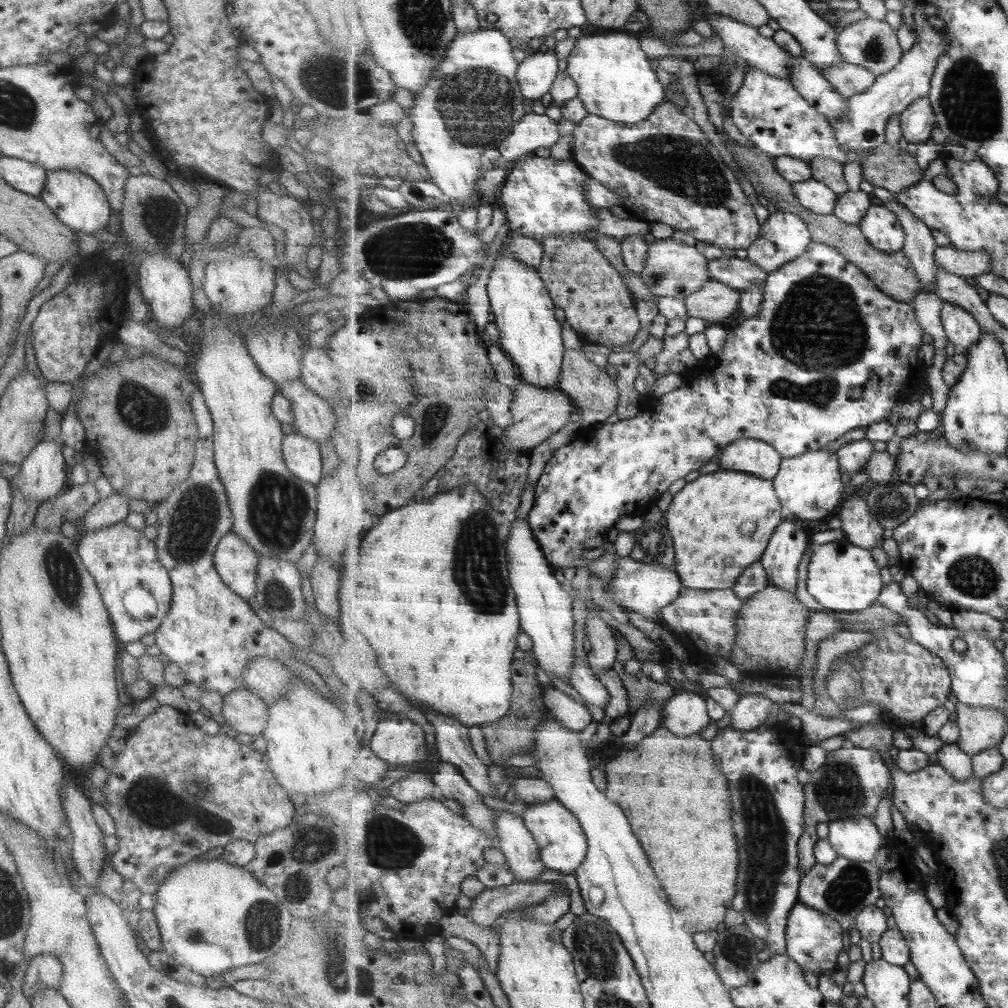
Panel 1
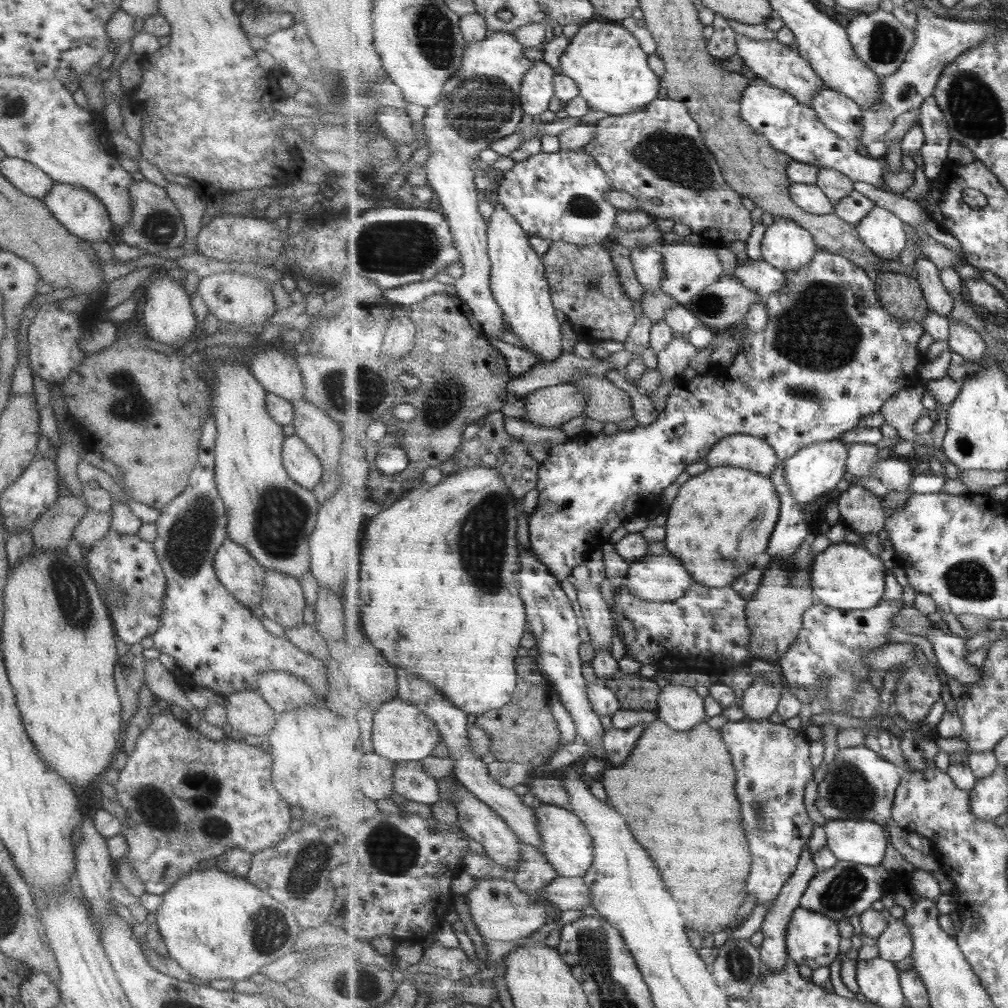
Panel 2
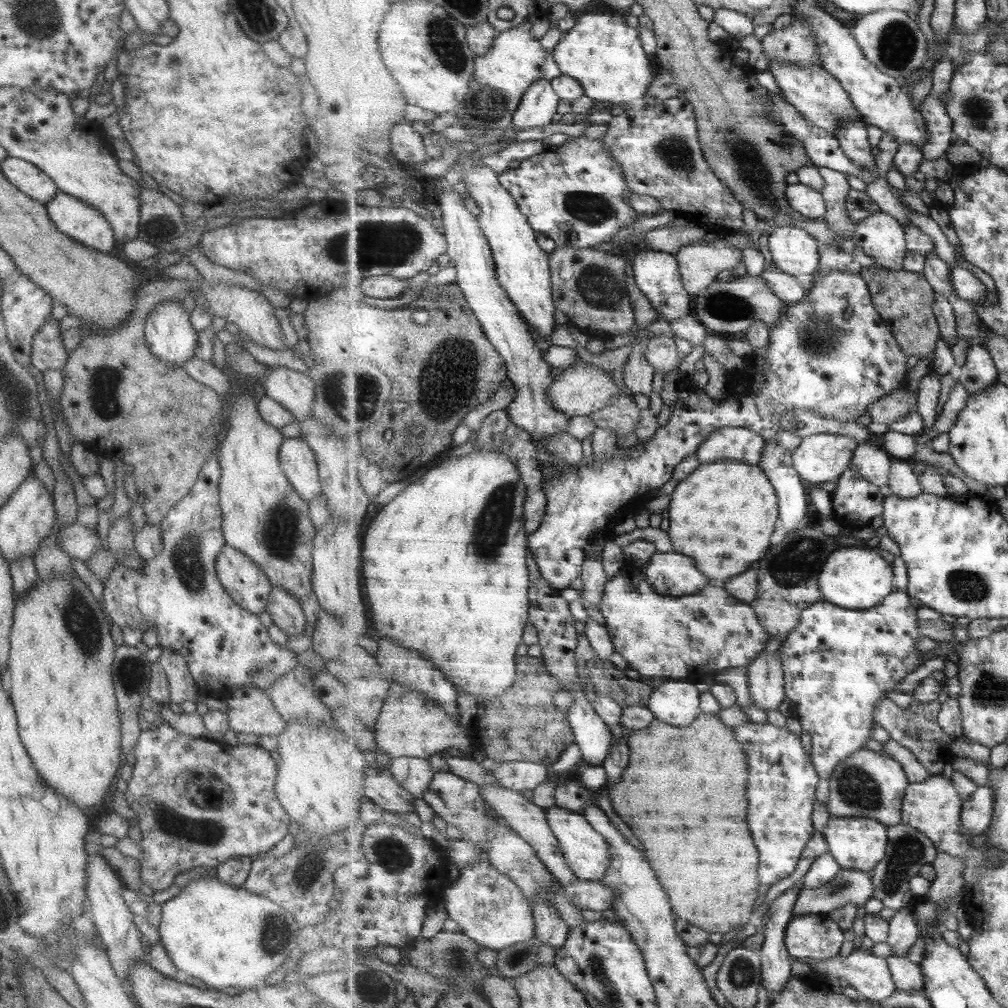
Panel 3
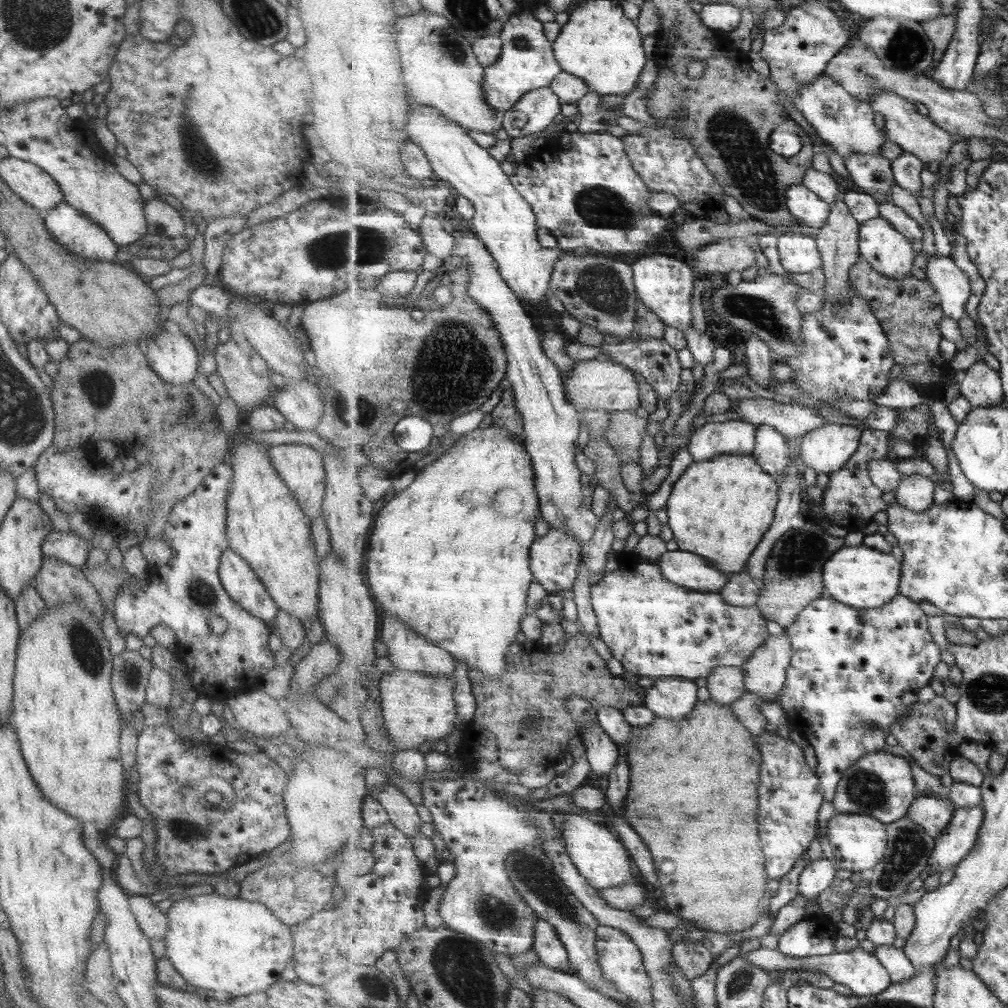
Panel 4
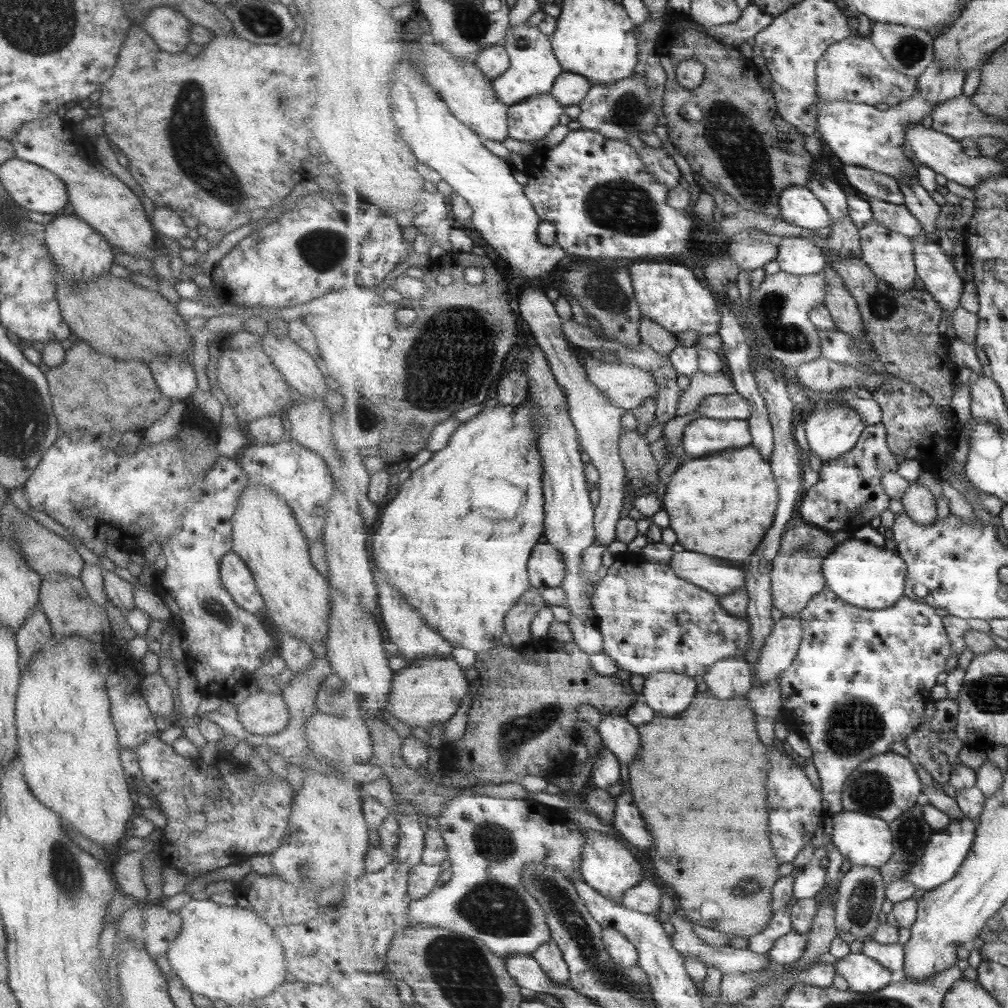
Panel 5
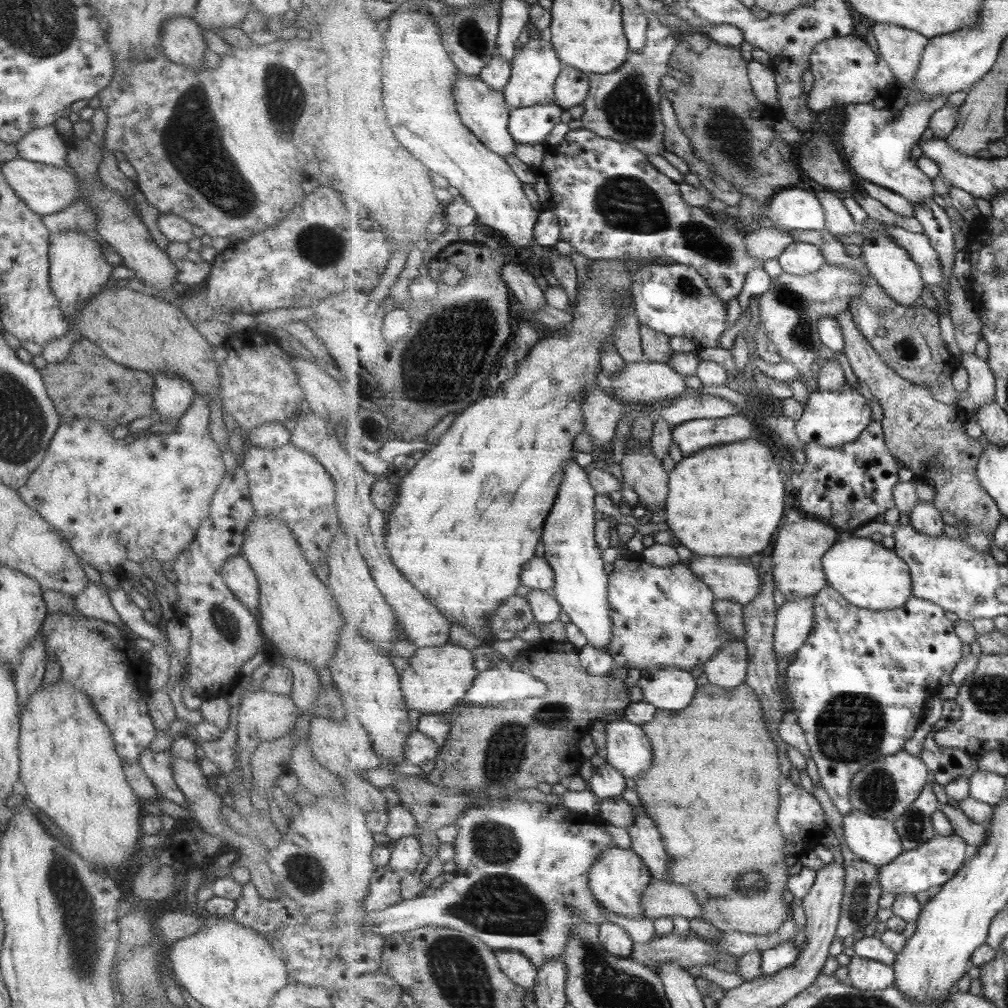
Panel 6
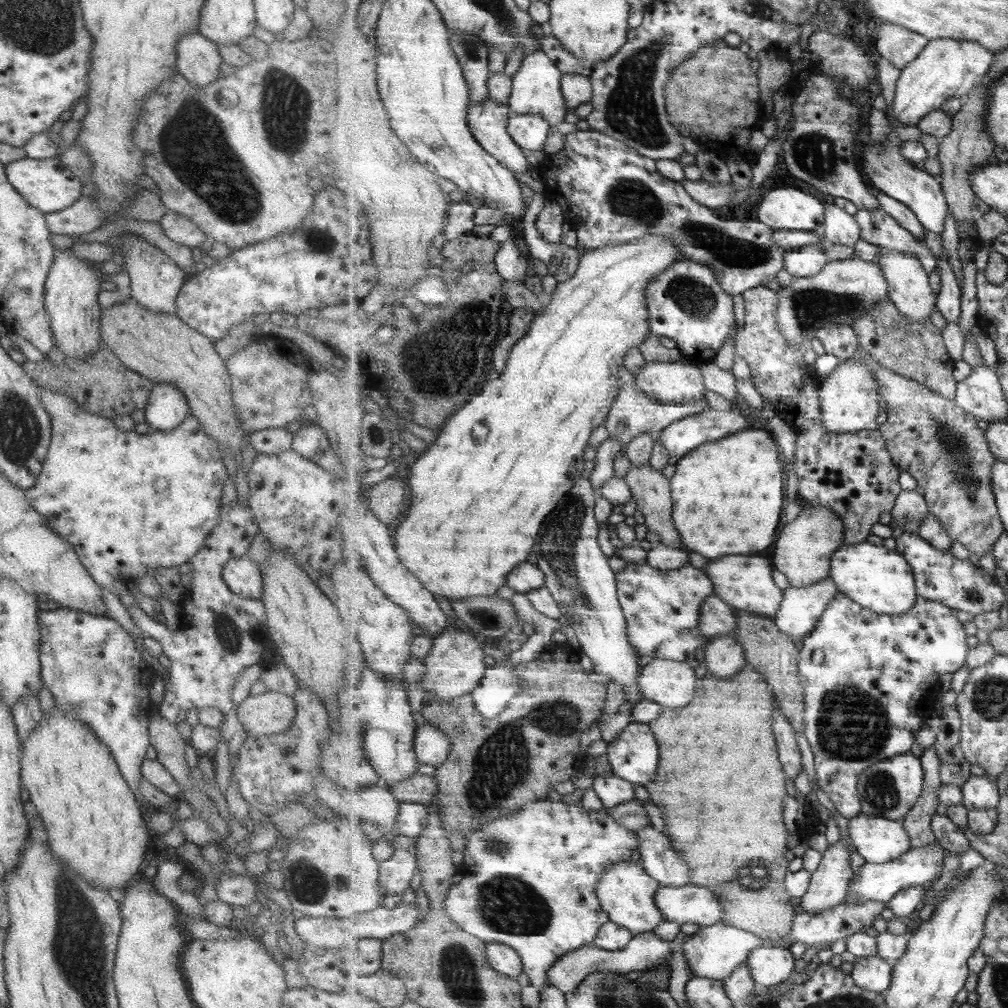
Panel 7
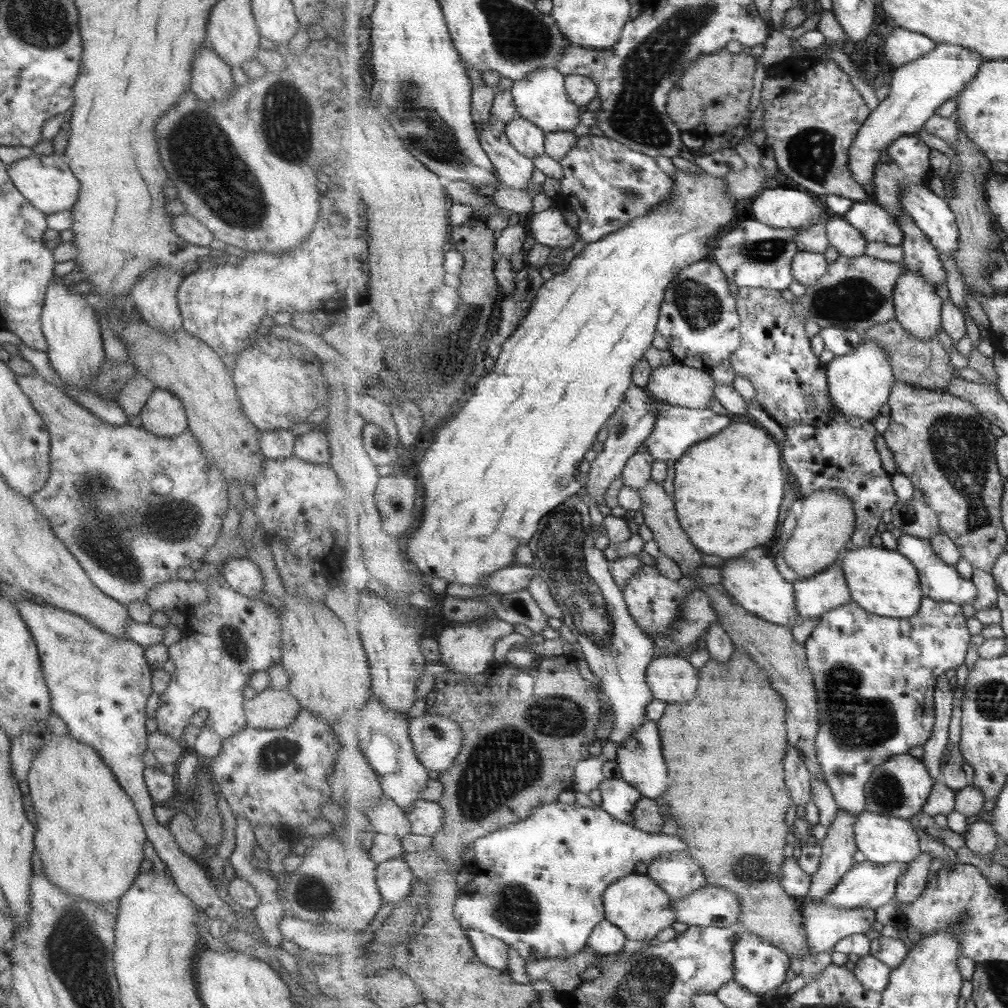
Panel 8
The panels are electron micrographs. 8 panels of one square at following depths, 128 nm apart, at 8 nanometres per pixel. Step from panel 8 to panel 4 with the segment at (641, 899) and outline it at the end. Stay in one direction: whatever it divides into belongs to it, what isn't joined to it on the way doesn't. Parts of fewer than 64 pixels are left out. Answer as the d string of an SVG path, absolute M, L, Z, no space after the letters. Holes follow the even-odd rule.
M565 813L565 820L560 830L564 834L566 849L579 872L596 889L605 890L634 881L631 855L611 830L585 819L583 815Z

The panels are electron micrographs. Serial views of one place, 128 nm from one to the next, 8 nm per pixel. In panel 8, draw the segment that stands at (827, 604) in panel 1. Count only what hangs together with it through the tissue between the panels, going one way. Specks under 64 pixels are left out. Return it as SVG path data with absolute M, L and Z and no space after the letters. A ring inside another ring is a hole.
M871 546L843 552L839 562L843 564L852 600L871 614L906 619L914 617L921 610L925 598L922 580L919 578L918 567L905 555L883 546Z

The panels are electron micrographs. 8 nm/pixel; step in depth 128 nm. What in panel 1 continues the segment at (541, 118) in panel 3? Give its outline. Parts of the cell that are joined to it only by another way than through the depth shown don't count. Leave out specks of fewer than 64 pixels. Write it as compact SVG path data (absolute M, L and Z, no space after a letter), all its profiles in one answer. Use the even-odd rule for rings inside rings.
M556 48L527 56L520 64L518 82L530 105L550 94L559 77L560 65Z

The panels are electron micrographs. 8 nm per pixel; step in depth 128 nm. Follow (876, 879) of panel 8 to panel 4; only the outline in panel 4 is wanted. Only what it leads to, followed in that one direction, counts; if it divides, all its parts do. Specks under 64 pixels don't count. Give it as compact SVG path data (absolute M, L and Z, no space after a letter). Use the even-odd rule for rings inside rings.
M982 804L973 809L956 808L945 834L936 838L928 860L928 868L933 873L939 873L961 864L976 847L984 820L985 811Z

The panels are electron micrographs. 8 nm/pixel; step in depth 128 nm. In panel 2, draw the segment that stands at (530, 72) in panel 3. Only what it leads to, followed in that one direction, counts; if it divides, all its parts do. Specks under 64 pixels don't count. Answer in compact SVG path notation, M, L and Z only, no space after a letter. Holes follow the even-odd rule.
M491 31L487 39L482 42L467 43L461 71L447 82L441 101L426 109L425 119L422 120L425 126L423 143L427 144L430 154L424 164L428 184L436 192L442 213L446 215L447 222L450 222L451 234L453 234L454 242L457 243L463 268L463 274L453 282L458 296L472 308L475 319L486 331L489 339L501 338L508 329L508 324L492 289L492 260L488 245L489 221L479 210L481 193L475 188L474 180L477 166L471 166L471 160L492 142L511 136L517 130L519 122L525 119L522 106L523 79L533 69L533 65L535 65L533 60L525 58L525 46L517 40L517 35Z

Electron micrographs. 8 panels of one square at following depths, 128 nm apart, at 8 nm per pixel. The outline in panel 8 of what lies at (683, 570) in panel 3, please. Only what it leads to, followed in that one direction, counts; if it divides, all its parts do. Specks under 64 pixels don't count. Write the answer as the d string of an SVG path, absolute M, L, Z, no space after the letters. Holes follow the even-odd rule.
M765 555L759 560L737 557L729 559L720 566L723 571L725 590L739 601L747 610L777 625L793 628L798 619L798 599L794 583L787 582L777 570L772 557Z

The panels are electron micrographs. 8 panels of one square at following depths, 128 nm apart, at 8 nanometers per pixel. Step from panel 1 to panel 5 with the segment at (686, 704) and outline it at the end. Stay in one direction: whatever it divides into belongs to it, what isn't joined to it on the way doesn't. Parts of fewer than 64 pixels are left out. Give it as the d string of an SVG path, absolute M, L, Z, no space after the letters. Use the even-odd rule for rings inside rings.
M663 671L644 677L642 699L659 714L677 717L690 708L702 688L690 676Z

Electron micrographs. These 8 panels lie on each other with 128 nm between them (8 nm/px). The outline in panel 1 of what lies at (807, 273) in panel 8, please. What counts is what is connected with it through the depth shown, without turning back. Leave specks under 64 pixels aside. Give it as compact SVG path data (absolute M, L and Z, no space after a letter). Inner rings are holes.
M777 210L762 226L760 238L747 248L746 259L772 273L802 257L812 241L810 227L799 215ZM769 242L776 250L772 256L765 254Z

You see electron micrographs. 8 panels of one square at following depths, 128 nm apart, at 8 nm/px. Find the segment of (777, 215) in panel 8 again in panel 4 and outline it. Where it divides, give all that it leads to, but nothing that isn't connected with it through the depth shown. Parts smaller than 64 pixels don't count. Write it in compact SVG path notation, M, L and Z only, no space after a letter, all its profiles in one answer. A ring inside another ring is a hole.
M794 185L786 192L786 197L791 214L801 225L820 230L827 224L832 211L831 204L814 191L804 185Z

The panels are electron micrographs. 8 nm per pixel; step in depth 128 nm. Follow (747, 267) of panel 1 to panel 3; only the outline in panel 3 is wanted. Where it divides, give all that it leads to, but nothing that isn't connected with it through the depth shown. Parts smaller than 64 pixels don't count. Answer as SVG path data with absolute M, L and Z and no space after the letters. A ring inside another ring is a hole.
M775 263L759 277L763 277L775 294L787 304L797 304L807 296L808 289L803 288L795 276L783 272Z

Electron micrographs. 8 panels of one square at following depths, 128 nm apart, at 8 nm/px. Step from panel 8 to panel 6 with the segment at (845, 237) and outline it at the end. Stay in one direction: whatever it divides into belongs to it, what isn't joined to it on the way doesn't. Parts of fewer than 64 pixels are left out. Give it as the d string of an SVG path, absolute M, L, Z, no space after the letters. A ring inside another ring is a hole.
M823 189L824 195L819 195L823 208L826 210L827 229L837 238L847 236L847 234L857 234L861 232L859 226L849 209L843 202L843 195L833 190Z

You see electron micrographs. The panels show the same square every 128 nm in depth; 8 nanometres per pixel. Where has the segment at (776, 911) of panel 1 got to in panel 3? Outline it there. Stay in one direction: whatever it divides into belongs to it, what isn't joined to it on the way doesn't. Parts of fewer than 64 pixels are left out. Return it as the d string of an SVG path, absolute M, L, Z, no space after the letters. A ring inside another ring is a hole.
M746 722L734 727L738 741L748 754L749 826L760 852L759 876L762 884L771 886L789 878L797 870L807 842L815 834L813 810L817 804L817 786L821 782L811 754L803 746L801 736L786 727L770 723Z

